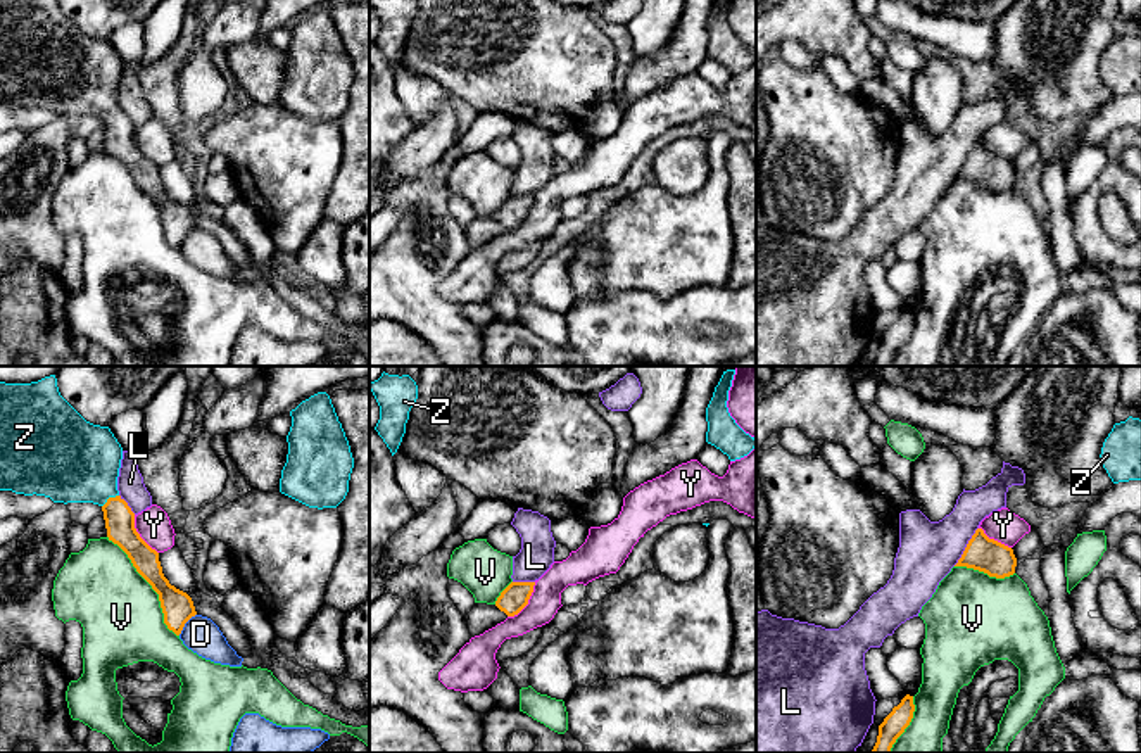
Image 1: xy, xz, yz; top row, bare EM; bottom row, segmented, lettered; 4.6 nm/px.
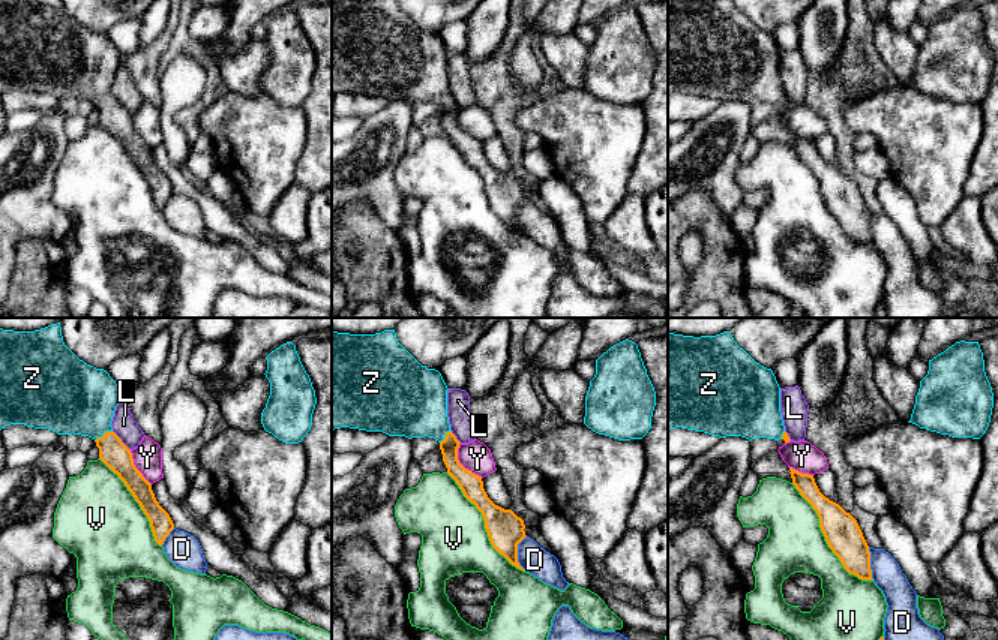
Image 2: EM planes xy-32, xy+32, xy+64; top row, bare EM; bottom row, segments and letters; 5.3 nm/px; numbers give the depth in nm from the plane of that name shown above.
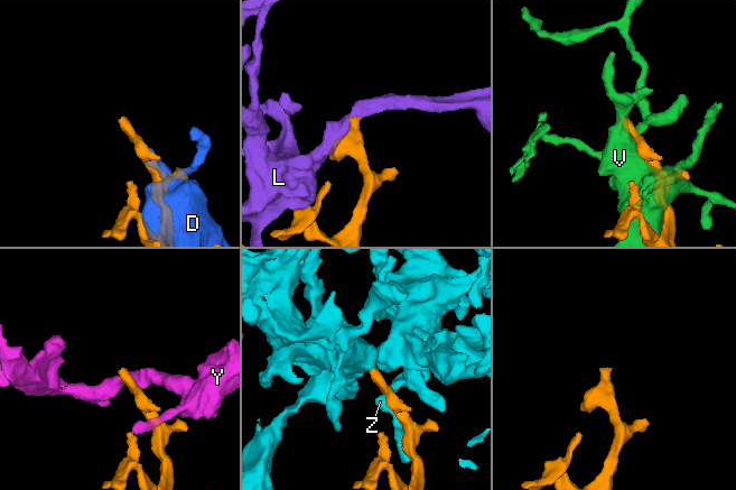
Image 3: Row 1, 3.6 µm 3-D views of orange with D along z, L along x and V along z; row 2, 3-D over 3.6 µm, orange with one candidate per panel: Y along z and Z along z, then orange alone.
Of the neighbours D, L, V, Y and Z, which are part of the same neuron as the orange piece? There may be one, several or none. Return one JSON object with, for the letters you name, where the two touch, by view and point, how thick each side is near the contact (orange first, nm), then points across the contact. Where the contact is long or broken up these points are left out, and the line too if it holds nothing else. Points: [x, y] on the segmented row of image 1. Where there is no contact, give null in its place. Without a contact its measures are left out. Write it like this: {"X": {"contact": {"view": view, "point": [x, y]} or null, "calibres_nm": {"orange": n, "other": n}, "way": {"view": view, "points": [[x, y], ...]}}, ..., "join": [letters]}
{"Z": {"contact": {"view": "xy", "point": [109, 498]}, "calibres_nm": {"orange": 140, "other": 400}, "way": {"view": "xy", "points": [[119, 520], [109, 498], [71, 460]]}}, "join": ["Z"]}

